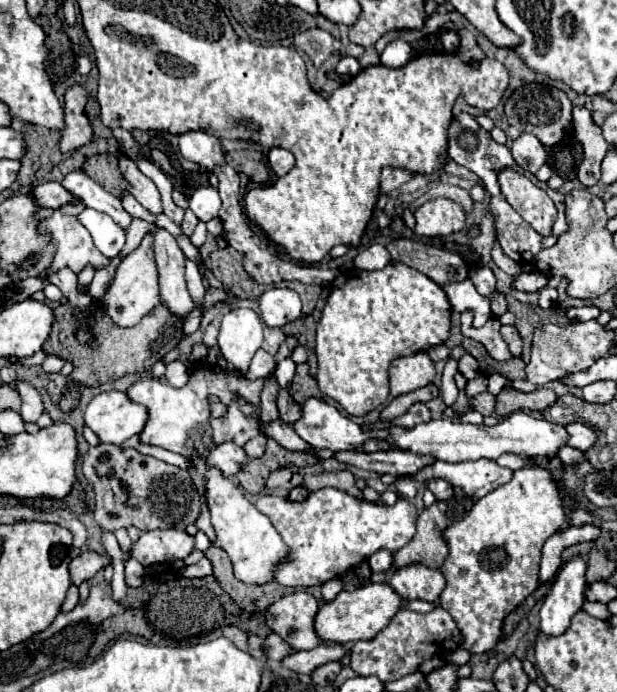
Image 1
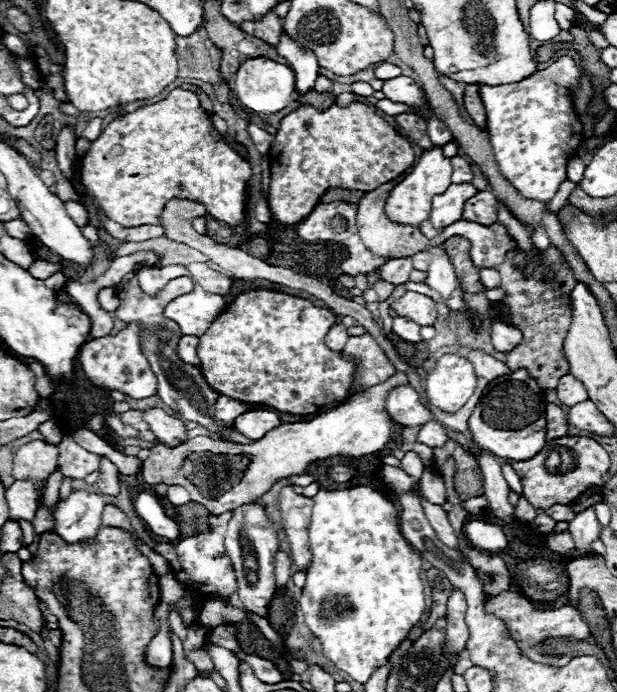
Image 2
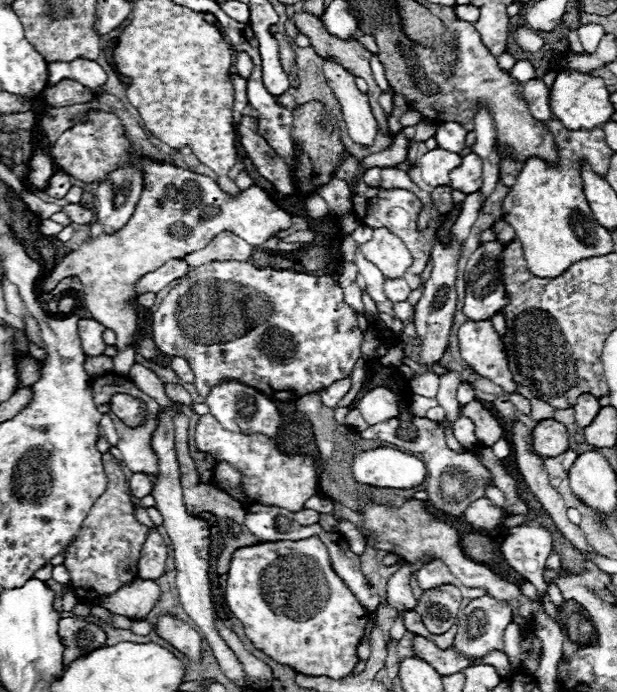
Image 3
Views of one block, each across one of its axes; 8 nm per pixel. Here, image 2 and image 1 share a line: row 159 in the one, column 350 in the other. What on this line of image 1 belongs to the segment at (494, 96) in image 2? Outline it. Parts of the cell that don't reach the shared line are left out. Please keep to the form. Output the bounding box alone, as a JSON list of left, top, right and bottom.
[256,488,418,588]

